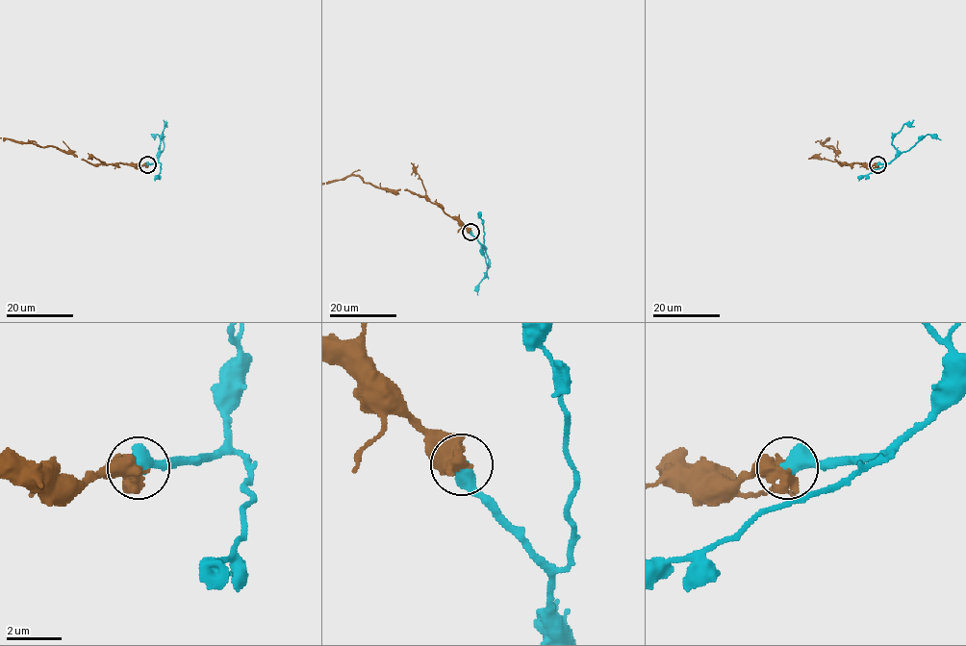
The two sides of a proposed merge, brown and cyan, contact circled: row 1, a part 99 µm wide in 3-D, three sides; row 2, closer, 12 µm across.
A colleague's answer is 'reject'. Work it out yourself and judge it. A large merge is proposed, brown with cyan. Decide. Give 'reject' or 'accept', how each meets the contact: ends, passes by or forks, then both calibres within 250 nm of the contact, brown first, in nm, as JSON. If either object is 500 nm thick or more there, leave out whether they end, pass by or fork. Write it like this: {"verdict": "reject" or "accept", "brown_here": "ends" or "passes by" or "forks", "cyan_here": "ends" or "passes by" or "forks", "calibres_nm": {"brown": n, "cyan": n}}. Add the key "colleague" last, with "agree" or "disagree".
{"verdict": "accept", "calibres_nm": {"brown": 800, "cyan": 550}, "colleague": "disagree"}

